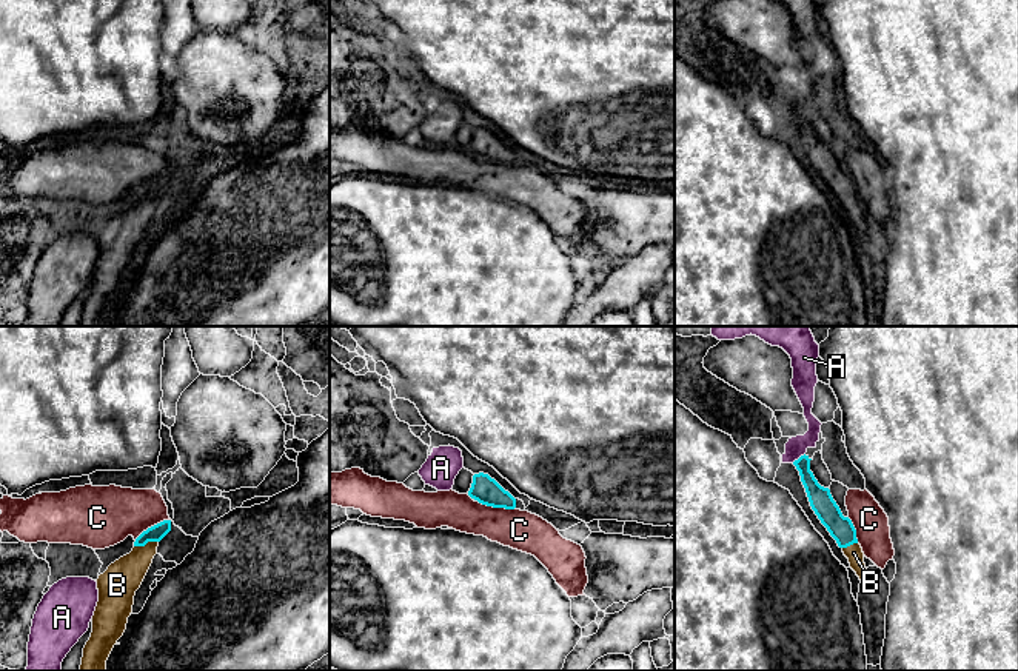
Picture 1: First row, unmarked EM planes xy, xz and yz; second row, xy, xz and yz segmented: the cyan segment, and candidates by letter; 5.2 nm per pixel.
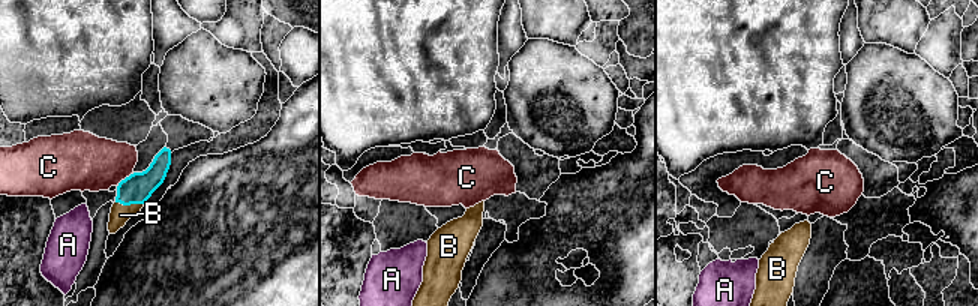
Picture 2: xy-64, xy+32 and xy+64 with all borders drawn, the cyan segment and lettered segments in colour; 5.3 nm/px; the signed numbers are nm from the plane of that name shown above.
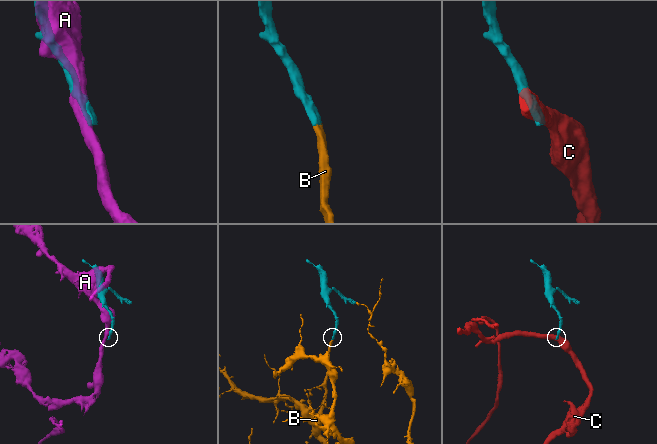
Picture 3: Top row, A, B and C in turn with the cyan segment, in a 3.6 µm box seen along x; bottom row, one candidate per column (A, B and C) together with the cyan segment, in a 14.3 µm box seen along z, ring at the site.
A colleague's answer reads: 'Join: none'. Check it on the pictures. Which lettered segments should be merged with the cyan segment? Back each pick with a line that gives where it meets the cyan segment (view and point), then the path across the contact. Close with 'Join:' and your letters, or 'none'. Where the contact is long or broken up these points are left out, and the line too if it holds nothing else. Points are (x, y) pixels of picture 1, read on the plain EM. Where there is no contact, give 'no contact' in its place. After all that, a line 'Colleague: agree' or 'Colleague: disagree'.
B: contact xy (145, 199); way xy (156, 188), (145, 199), (142, 211), (119, 239)
Join: B
Colleague: disagree

